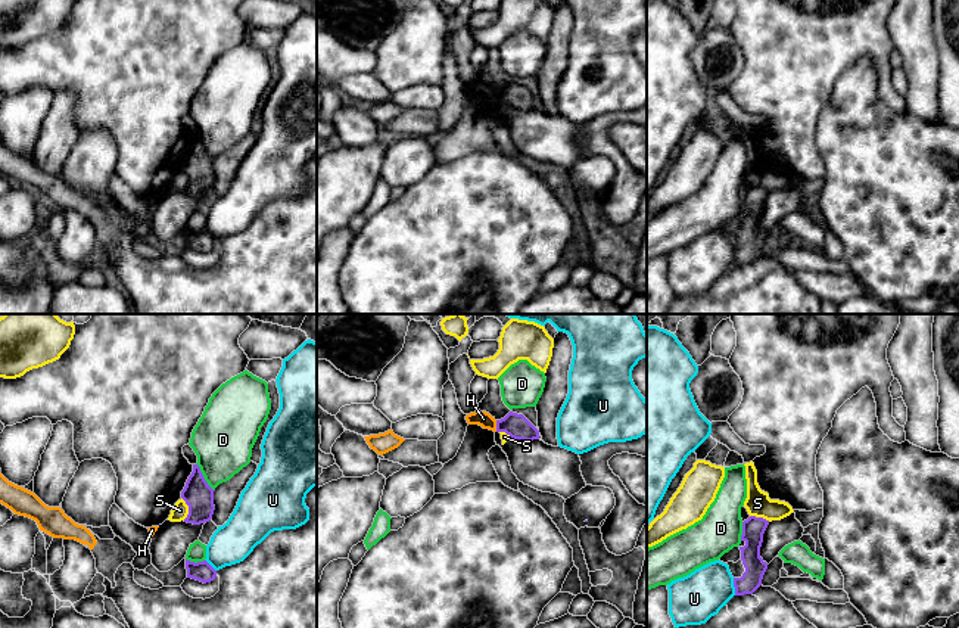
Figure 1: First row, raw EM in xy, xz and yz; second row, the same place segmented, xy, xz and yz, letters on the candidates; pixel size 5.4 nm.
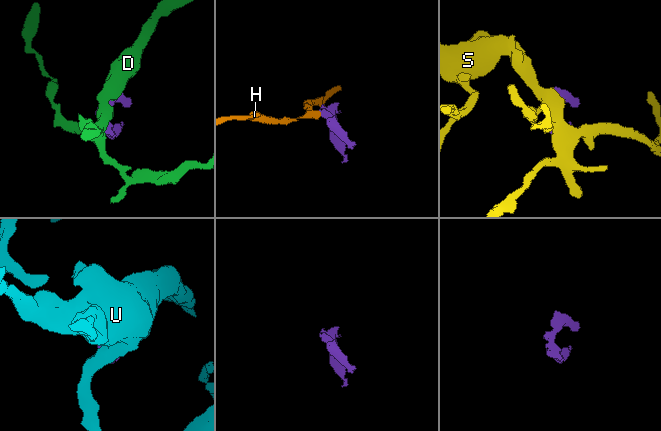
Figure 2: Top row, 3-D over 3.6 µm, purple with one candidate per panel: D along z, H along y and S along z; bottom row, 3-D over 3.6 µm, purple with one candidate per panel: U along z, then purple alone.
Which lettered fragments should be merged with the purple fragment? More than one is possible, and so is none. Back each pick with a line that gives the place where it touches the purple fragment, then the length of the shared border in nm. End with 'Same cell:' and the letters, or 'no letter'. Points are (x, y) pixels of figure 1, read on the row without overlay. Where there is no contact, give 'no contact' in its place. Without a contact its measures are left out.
Same cell: no letter

